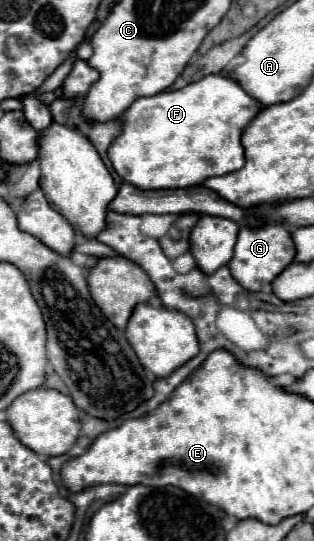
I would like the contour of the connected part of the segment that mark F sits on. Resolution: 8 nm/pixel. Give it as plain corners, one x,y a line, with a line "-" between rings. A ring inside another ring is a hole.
208,75
178,91
136,99
124,113
122,133
108,157
118,175
138,189
202,185
208,177
242,169
246,163
242,133
260,111
260,101
248,95
230,75

